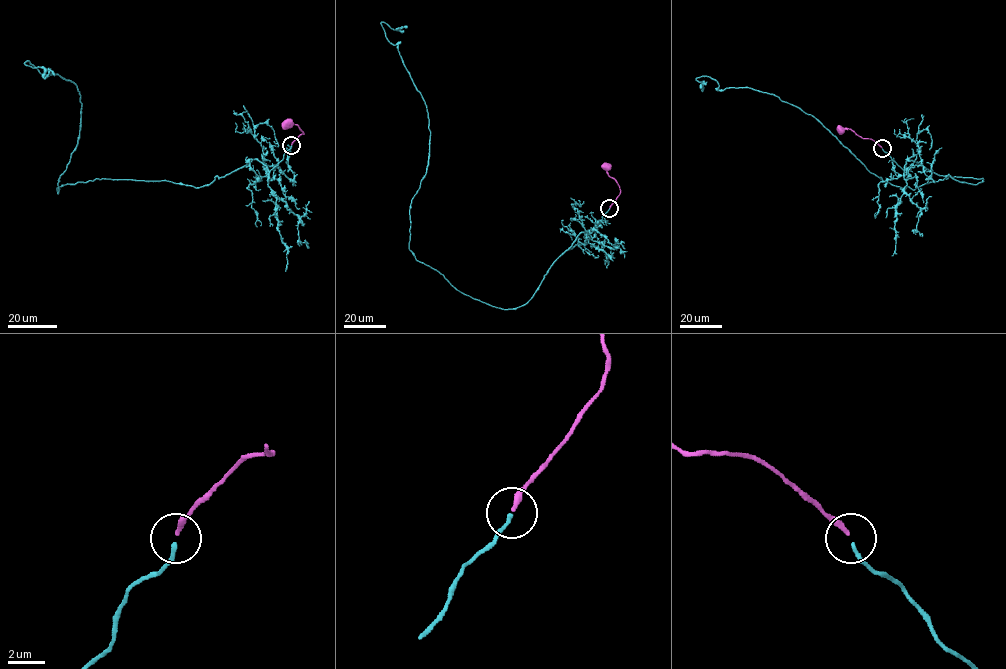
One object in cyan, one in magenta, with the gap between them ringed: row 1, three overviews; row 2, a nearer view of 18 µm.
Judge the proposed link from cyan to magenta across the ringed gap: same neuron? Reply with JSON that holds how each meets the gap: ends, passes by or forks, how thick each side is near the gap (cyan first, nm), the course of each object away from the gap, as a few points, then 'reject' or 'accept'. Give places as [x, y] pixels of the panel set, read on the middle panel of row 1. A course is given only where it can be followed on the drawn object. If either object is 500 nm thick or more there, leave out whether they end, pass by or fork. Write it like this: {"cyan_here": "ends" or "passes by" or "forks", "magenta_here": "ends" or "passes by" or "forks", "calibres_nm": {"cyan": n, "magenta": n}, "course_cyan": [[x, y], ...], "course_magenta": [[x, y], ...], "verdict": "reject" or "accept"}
{"cyan_here": "ends", "magenta_here": "ends", "calibres_nm": {"cyan": 200, "magenta": 280}, "course_cyan": [[610, 208], [516, 308], [466, 295], [418, 261], [410, 210], [428, 163], [428, 114], [381, 22], [406, 26]], "course_magenta": [[610, 208], [620, 189], [603, 163]], "verdict": "accept"}

